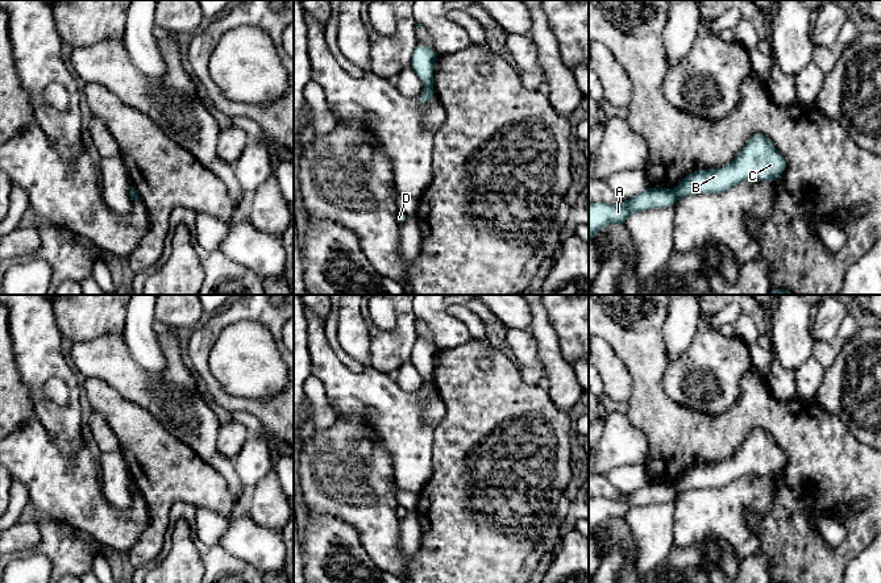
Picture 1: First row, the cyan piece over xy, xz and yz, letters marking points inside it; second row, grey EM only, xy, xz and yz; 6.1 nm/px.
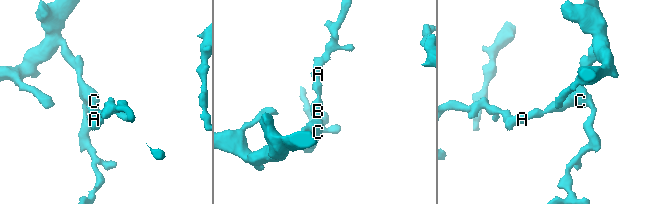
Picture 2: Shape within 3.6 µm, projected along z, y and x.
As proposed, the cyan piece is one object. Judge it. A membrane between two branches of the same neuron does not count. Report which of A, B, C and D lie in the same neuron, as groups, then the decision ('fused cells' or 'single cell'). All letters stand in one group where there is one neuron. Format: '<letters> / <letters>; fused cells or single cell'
A / B C D; fused cells

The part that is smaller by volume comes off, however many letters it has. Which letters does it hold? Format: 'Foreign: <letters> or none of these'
Foreign: A

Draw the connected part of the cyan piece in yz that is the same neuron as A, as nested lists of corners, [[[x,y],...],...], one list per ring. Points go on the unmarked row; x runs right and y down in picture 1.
[[[649,482],[622,499],[589,497],[589,534],[594,536],[595,529],[607,520],[624,520],[632,508],[668,503],[674,500],[676,495],[673,484]]]

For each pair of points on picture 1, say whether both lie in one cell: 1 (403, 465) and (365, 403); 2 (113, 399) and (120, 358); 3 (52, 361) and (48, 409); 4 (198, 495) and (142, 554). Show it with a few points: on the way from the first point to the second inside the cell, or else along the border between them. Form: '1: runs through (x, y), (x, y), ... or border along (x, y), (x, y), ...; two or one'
1: runs through (403, 449), (403, 441), (381, 419); one
2: border along (87, 377), (100, 378), (123, 396), (141, 407); two
3: runs through (40, 373), (38, 398); one
4: runs through (177, 495), (158, 511), (156, 533); one

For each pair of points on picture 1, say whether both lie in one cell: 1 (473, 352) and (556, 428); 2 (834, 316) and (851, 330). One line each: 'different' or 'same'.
1: same
2: different

